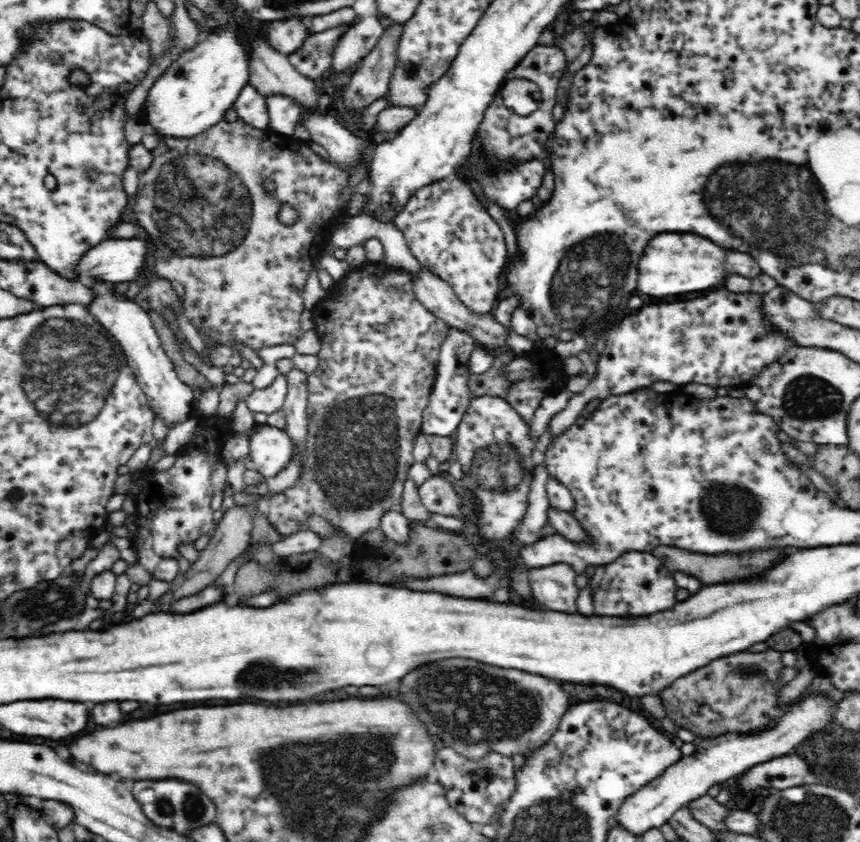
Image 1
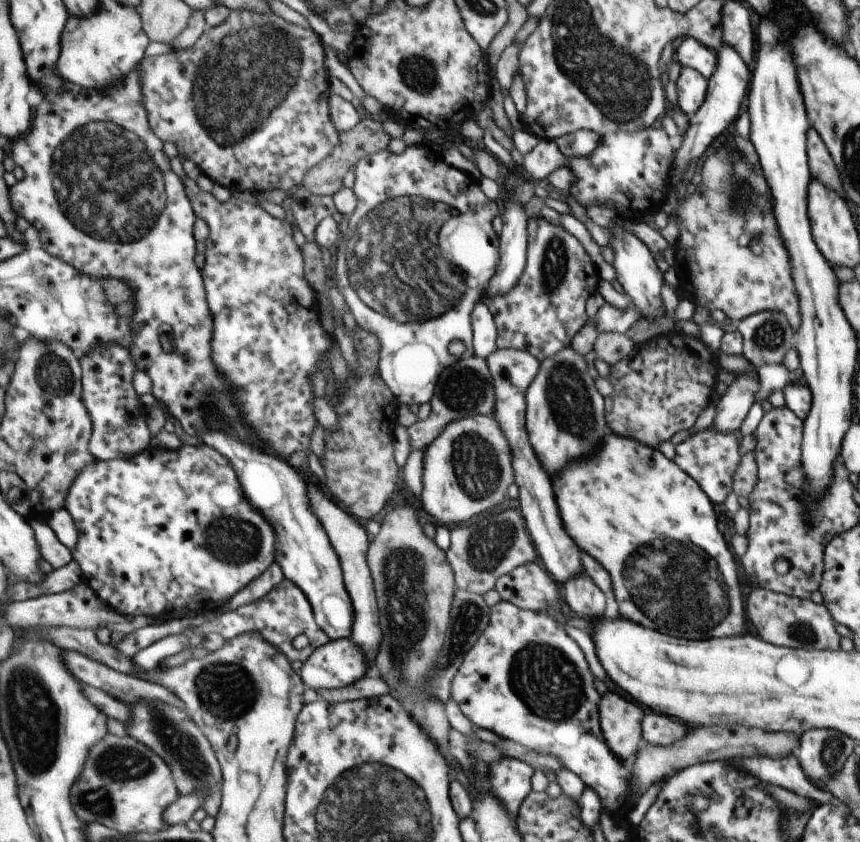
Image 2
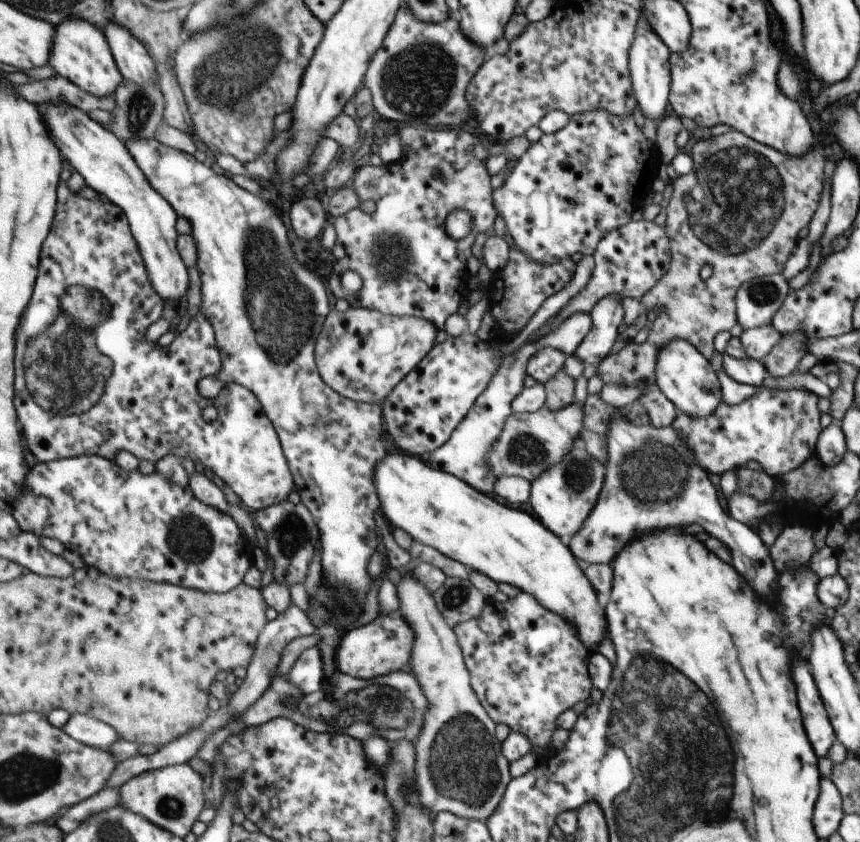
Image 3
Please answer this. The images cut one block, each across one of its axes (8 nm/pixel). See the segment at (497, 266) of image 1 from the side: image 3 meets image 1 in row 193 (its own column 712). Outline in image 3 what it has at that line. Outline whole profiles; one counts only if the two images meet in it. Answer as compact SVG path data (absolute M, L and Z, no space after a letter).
M761 384L753 396L737 406L719 406L713 416L703 420L679 414L671 426L679 432L681 440L687 440L687 448L693 450L697 464L707 474L721 476L725 470L741 468L747 460L753 460L771 478L779 478L797 470L815 446L821 432L817 398L807 390L769 390Z

